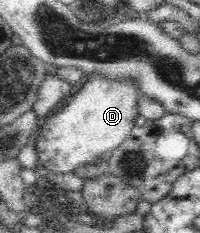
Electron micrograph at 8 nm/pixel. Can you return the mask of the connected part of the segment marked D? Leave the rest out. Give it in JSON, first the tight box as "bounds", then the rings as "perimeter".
{"bounds":[36,74,142,175],"perimeter":[[[101,74],[90,75],[87,81],[76,87],[70,97],[66,99],[60,107],[58,107],[58,112],[47,116],[43,120],[36,143],[36,155],[38,156],[38,163],[43,165],[44,169],[47,171],[54,173],[54,175],[74,175],[80,169],[80,167],[91,166],[97,163],[102,164],[106,157],[108,157],[110,154],[112,154],[112,152],[116,151],[121,146],[122,142],[128,138],[128,133],[134,128],[135,118],[139,115],[137,113],[137,98],[140,95],[142,94],[139,94],[137,86],[133,84],[133,82],[130,82],[130,84],[127,82],[112,82],[105,76],[101,76]]]}

